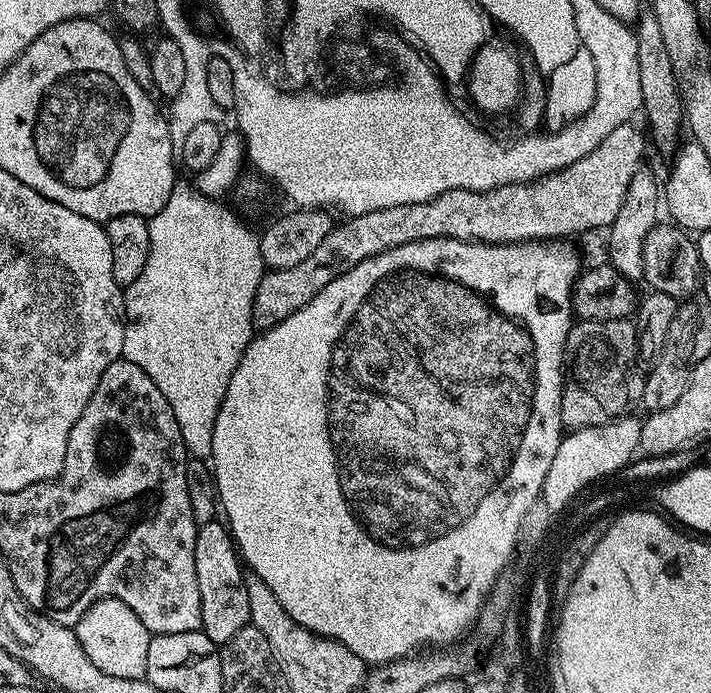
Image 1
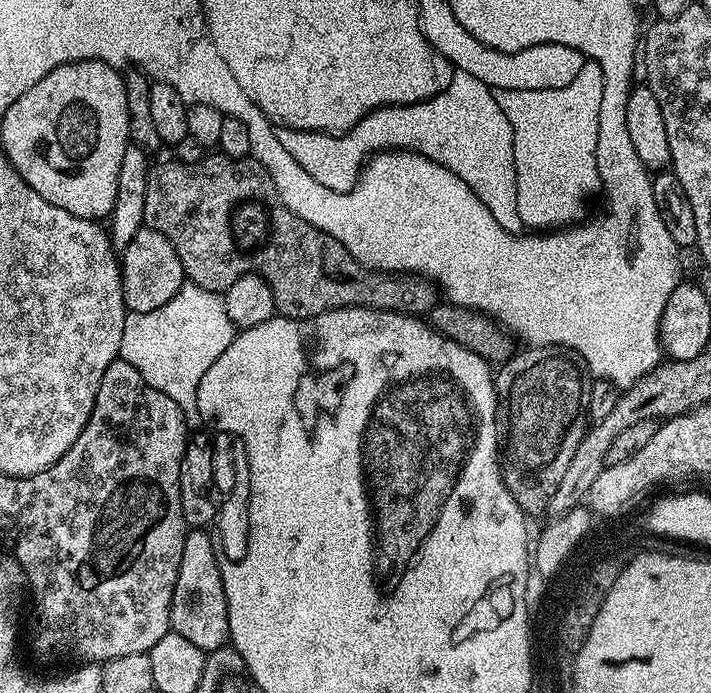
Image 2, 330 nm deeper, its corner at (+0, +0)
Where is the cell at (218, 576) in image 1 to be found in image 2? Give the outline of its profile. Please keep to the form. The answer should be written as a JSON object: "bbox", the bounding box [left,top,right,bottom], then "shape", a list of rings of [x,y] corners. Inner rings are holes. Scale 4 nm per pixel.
{"bbox":[170,530,228,654],"shape":[[[188,530],[182,542],[182,566],[178,566],[178,582],[174,582],[174,598],[170,602],[171,631],[194,642],[205,654],[225,647],[228,638],[226,594],[220,573],[221,557],[217,541],[204,530]]]}

